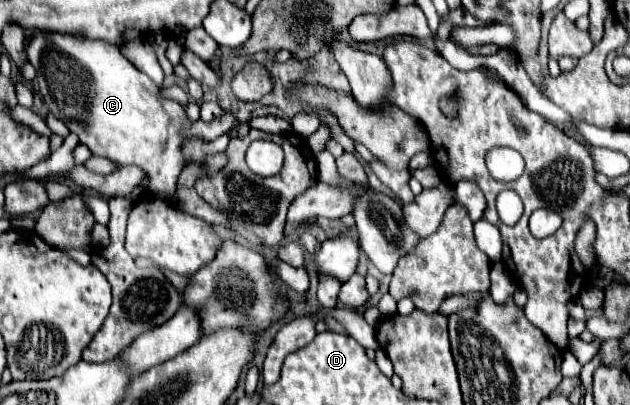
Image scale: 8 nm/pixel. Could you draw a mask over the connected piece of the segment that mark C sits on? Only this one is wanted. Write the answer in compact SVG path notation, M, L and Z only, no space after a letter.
M35 31L29 45L27 45L27 59L37 71L37 85L39 93L49 107L49 111L61 119L73 133L79 135L79 141L91 149L93 155L107 157L117 161L119 165L139 165L145 169L149 177L149 191L155 193L155 197L171 199L175 193L177 177L185 165L185 159L181 155L181 145L189 137L203 137L207 141L213 141L219 135L229 133L237 125L237 117L233 111L223 111L217 119L203 123L187 123L185 109L169 99L159 97L159 87L141 71L137 71L131 61L123 57L117 45L111 45L103 39L83 39L73 35L59 35L49 31Z

